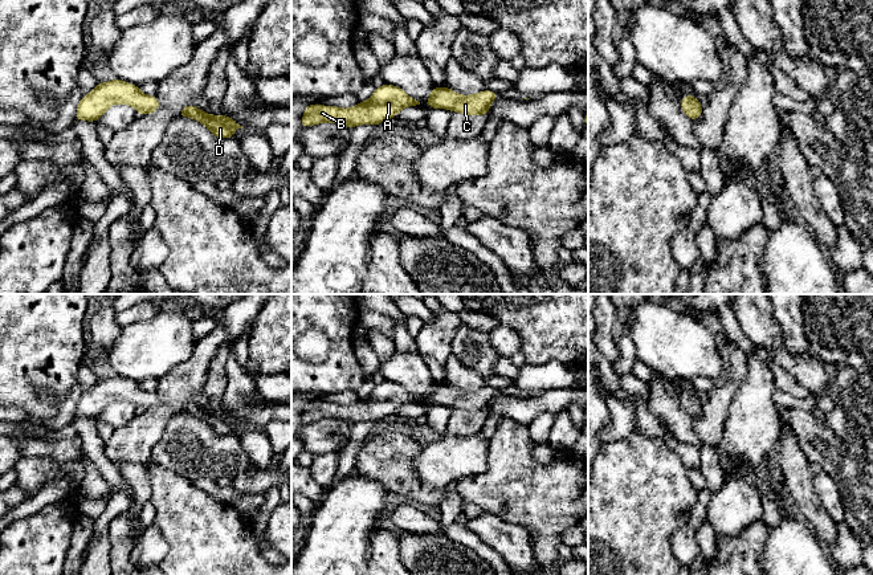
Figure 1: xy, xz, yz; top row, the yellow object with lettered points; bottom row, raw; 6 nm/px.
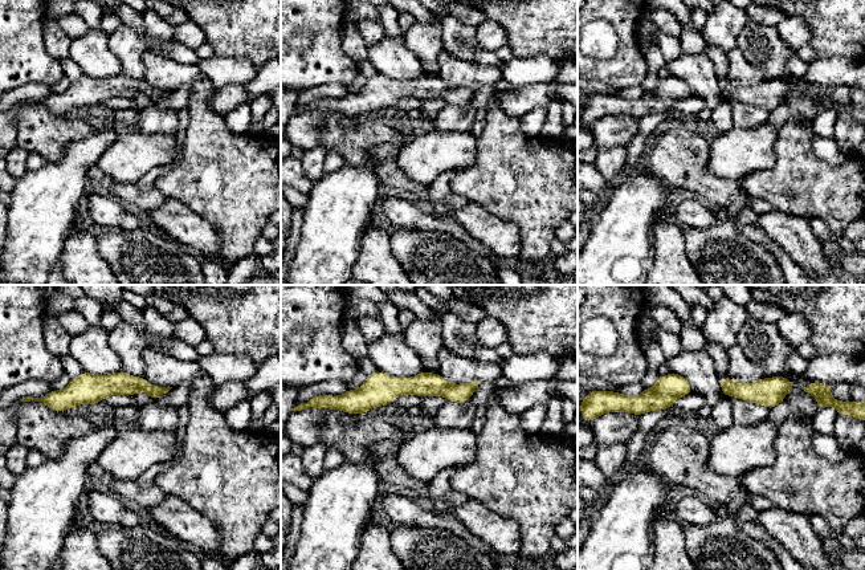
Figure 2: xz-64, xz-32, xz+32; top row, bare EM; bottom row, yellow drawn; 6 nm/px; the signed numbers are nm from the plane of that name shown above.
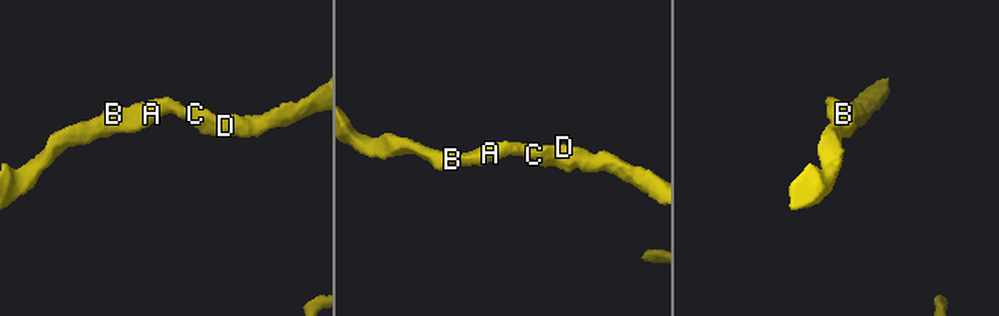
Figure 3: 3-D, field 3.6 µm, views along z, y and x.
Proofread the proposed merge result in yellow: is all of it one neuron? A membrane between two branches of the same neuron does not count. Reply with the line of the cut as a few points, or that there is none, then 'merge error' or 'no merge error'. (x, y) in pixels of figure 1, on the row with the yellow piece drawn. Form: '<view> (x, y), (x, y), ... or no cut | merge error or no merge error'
no cut | no merge error

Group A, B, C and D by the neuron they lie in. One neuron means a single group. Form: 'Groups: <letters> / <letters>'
Groups: A B C D

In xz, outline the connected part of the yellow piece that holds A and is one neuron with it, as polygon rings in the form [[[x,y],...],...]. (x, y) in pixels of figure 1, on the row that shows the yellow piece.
[[[384,83],[375,89],[368,101],[359,102],[351,109],[309,103],[302,115],[301,129],[323,122],[340,123],[348,129],[359,125],[376,126],[385,119],[395,118],[404,107],[416,105],[420,105],[420,102],[411,98],[404,90]]]

